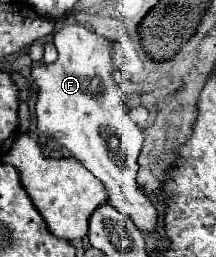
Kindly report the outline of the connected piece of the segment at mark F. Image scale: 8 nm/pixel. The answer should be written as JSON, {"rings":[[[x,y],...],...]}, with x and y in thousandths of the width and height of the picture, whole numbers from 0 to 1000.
{"rings":[[[310,93],[245,140],[245,171],[273,202],[264,241],[190,249],[153,265],[153,311],[181,335],[181,389],[162,412],[171,498],[218,537],[255,537],[282,568],[301,568],[394,654],[421,661],[440,693],[468,700],[486,747],[505,755],[505,786],[579,840],[597,840],[644,895],[708,895],[727,864],[727,817],[699,802],[690,770],[634,724],[634,607],[662,560],[662,514],[606,459],[588,451],[588,412],[569,397],[569,350],[523,311],[523,163],[403,117],[375,93]]]}

